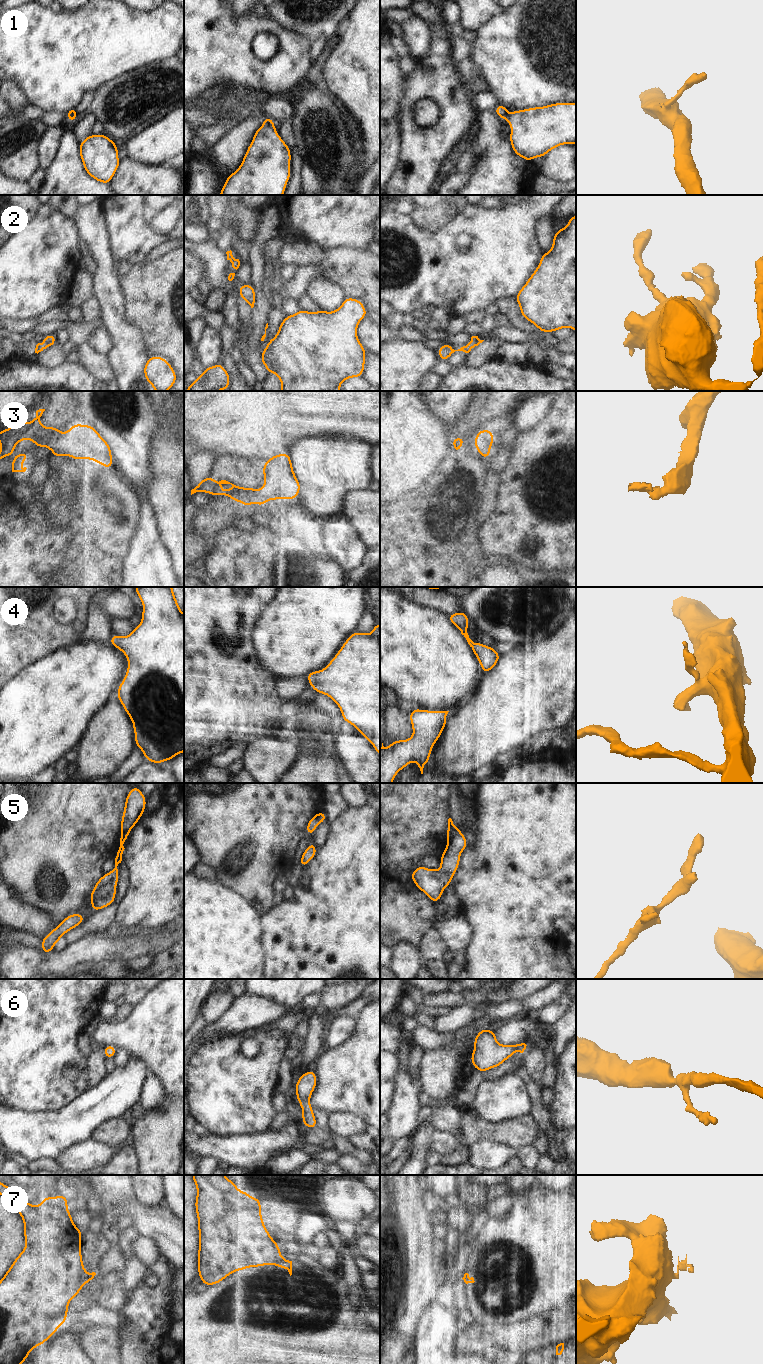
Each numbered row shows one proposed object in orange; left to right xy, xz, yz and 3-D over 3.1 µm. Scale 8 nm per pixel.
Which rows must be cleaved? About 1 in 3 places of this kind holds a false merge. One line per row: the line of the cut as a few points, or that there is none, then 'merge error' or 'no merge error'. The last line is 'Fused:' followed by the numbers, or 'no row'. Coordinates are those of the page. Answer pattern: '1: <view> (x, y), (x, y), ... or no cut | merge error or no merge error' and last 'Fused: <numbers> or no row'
1: xz (273, 124), (263, 126) | merge error
2: no cut | no merge error
3: no cut | no merge error
4: no cut | no merge error
5: no cut | no merge error
6: no cut | no merge error
7: xy (86, 1273), (85, 1282) | merge error
Fused: 1, 7

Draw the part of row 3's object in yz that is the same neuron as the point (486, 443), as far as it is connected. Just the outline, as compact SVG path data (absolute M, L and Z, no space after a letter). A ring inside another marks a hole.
M489 429L479 430L474 438L476 441L472 444L476 447L481 457L483 459L490 457L490 449L494 440L493 432Z

